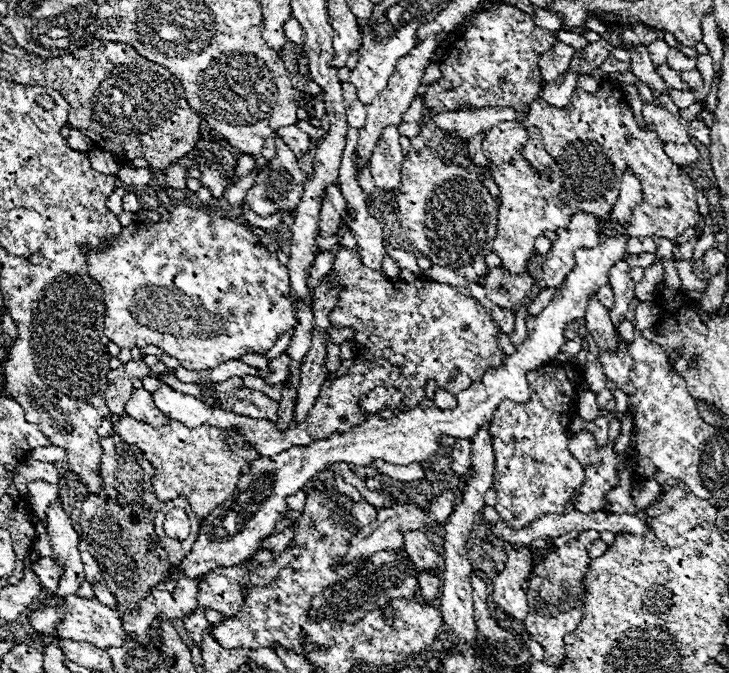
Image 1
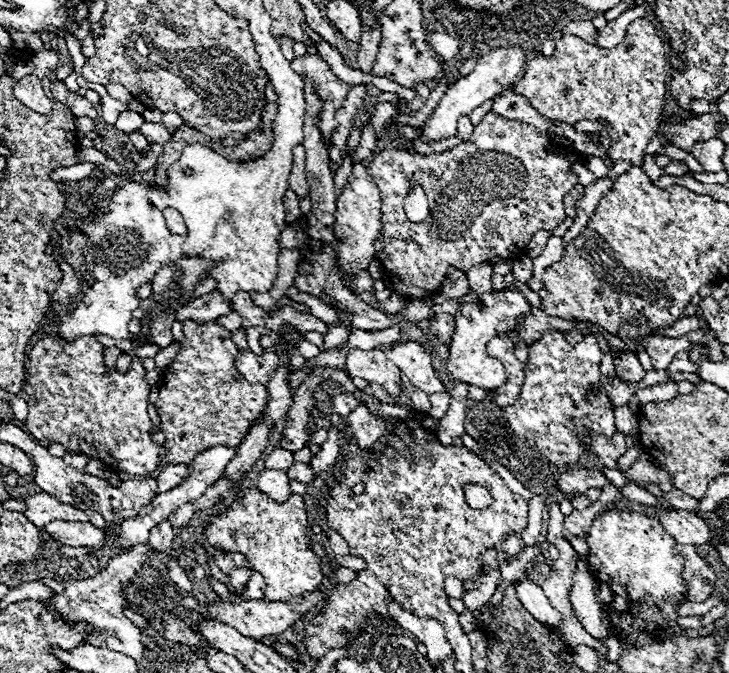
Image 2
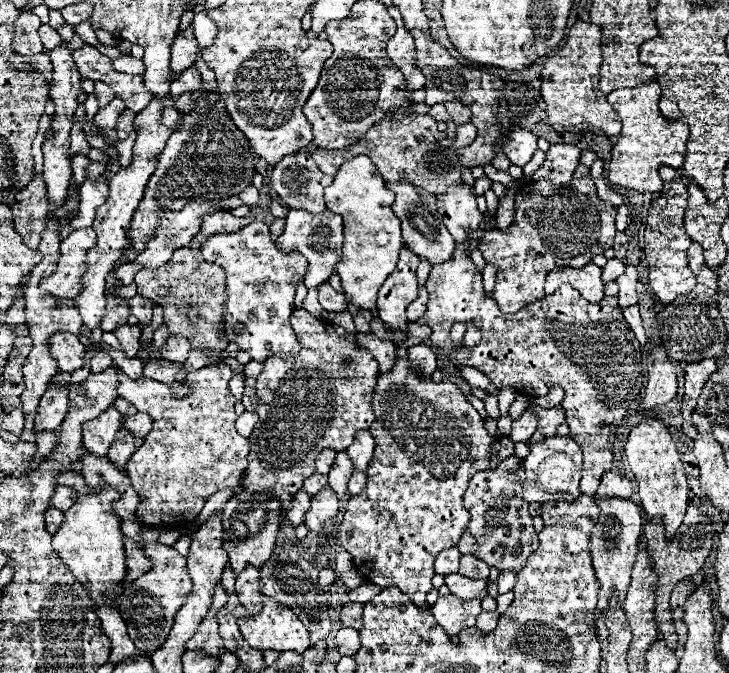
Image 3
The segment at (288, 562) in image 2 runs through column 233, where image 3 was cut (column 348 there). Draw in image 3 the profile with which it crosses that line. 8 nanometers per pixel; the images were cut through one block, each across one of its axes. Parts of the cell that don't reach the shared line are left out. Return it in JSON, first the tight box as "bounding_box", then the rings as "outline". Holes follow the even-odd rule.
{"bounding_box":[340,338,502,606],"outline":[[[400,338],[398,342],[394,342],[398,346],[398,362],[396,362],[396,368],[386,372],[386,374],[380,374],[378,376],[378,384],[374,388],[374,400],[372,400],[372,408],[374,408],[374,414],[376,414],[376,420],[372,422],[370,426],[370,434],[374,436],[376,440],[376,446],[374,446],[374,456],[368,464],[368,470],[366,470],[366,488],[362,490],[362,494],[350,498],[348,502],[348,508],[344,512],[344,518],[342,518],[342,524],[340,524],[340,544],[352,554],[354,558],[354,566],[356,570],[360,572],[360,576],[366,580],[366,582],[372,582],[372,584],[378,584],[382,588],[390,588],[390,586],[396,586],[400,588],[404,594],[410,596],[410,600],[416,604],[416,606],[426,606],[426,594],[432,590],[432,576],[434,576],[434,558],[438,552],[446,550],[446,548],[452,548],[458,544],[462,532],[464,532],[464,526],[466,522],[470,520],[470,514],[464,510],[462,506],[462,494],[466,492],[466,486],[470,482],[470,478],[480,472],[480,470],[486,470],[488,468],[488,456],[490,456],[490,444],[494,440],[500,440],[502,434],[498,436],[490,436],[484,428],[484,420],[480,418],[480,414],[474,410],[474,406],[464,398],[464,394],[456,388],[456,384],[452,382],[432,382],[432,380],[424,380],[420,376],[416,376],[416,372],[412,372],[408,368],[408,362],[406,362],[406,348],[400,346],[400,342],[406,340]]]}

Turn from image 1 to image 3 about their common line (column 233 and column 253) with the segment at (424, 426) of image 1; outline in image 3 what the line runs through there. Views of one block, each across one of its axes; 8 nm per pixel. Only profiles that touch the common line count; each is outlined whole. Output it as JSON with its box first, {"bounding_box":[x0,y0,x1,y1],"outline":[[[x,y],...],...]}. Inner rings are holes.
{"bounding_box":[222,490,280,574],"outline":[[[242,490],[232,500],[228,500],[222,514],[222,526],[224,526],[224,548],[228,554],[228,566],[236,574],[244,570],[246,564],[260,568],[266,562],[266,558],[270,558],[280,530],[278,500],[270,498],[268,494],[250,494],[248,490]]]}

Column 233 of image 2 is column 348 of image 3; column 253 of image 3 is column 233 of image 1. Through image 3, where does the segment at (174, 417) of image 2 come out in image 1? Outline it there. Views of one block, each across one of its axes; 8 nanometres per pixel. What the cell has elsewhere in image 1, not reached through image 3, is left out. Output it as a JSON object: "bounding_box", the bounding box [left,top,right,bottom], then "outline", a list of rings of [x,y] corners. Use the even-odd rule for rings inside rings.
{"bounding_box":[112,416,260,518],"outline":[[[112,416],[112,422],[116,434],[120,434],[124,442],[136,444],[156,468],[152,478],[156,498],[166,502],[178,496],[186,496],[192,510],[200,518],[206,518],[216,506],[220,506],[226,498],[230,498],[230,494],[234,494],[236,490],[240,468],[248,460],[260,458],[260,454],[256,450],[250,450],[248,442],[238,438],[238,434],[218,430],[216,426],[204,424],[190,430],[178,424],[176,420],[170,420],[162,428],[152,428],[130,416],[122,416],[118,422]]]}

